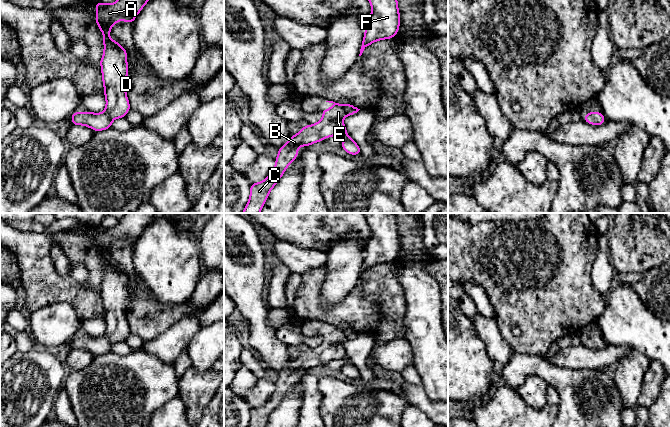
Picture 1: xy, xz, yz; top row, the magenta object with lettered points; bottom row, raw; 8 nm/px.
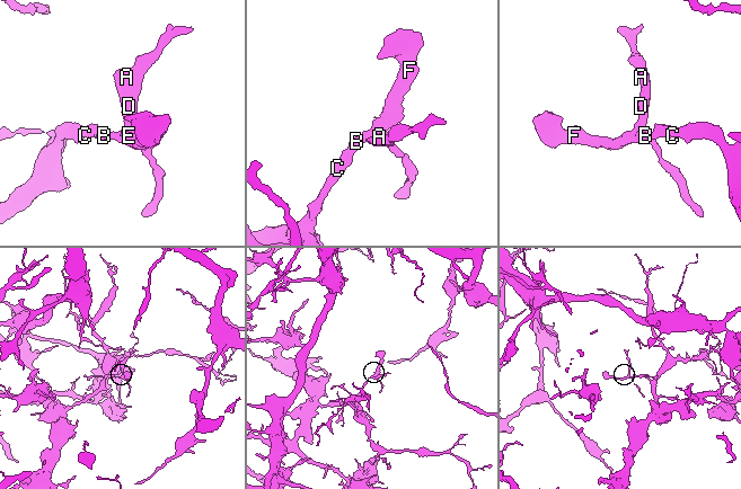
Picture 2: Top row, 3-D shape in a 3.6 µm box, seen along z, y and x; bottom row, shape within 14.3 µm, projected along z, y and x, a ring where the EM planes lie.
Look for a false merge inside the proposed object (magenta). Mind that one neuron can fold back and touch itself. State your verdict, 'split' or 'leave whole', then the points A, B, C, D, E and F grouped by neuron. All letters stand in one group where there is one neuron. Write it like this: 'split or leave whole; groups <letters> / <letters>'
leave whole; groups A B C D E F

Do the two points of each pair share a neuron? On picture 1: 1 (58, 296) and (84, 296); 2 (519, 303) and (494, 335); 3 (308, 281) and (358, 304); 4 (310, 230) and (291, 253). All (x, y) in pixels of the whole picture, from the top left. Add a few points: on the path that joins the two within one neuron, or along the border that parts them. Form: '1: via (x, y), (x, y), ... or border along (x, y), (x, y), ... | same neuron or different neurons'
1: via (64, 296), (78, 296) | same neuron
2: border along (494, 319), (501, 336), (511, 349) | different neurons
3: via (310, 297), (324, 312), (342, 312) | same neuron
4: border along (277, 239), (302, 247), (312, 247), (320, 250) | different neurons

